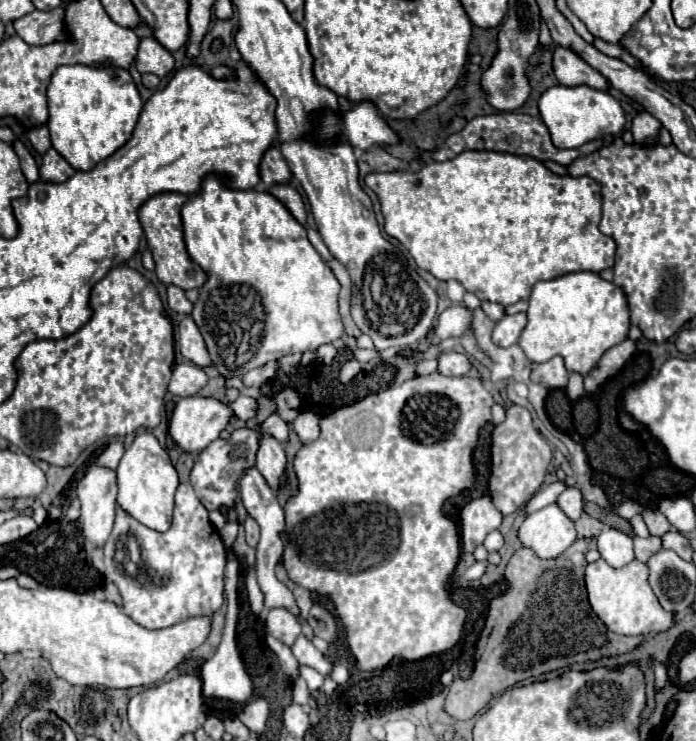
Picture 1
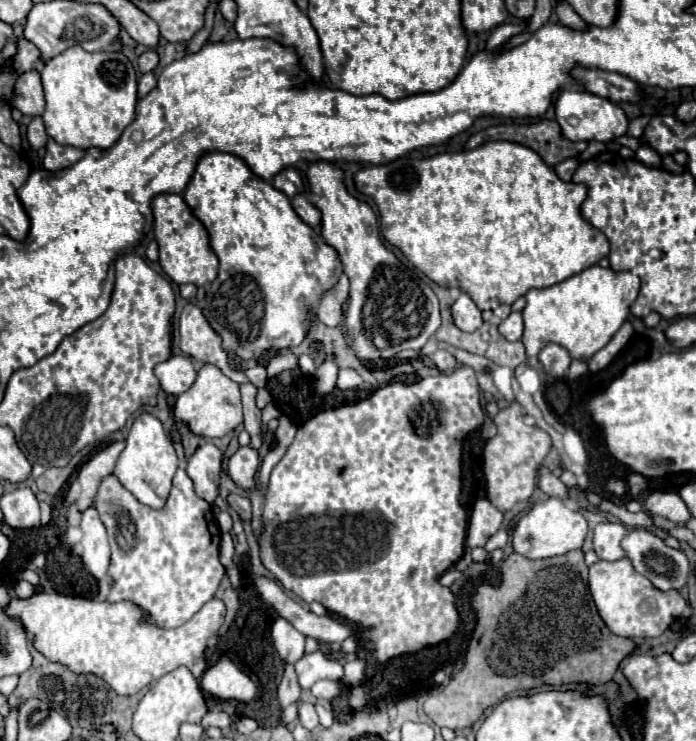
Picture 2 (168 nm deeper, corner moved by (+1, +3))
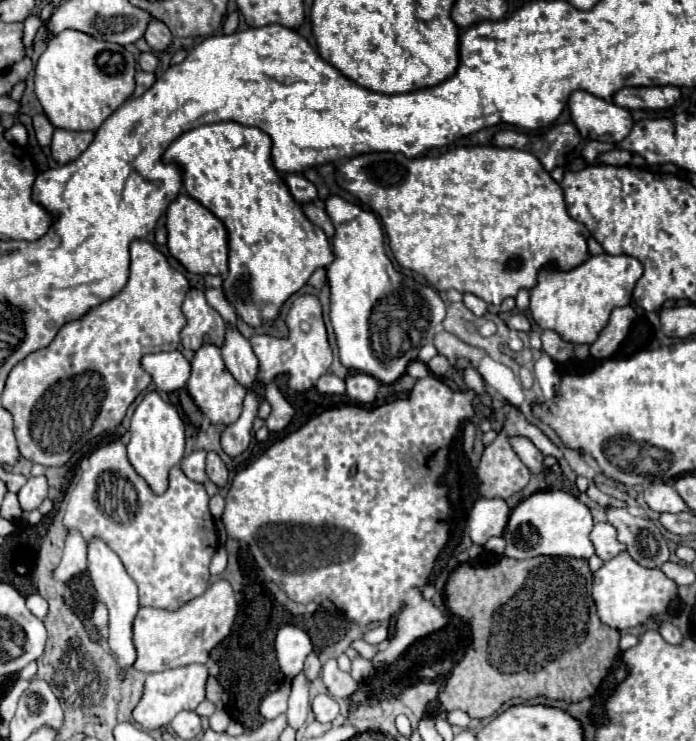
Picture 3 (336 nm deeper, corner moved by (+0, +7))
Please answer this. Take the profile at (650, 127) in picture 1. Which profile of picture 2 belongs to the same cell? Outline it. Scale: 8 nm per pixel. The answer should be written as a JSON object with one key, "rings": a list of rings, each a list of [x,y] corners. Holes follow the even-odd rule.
{"rings":[[[640,145],[638,153],[636,153],[636,159],[640,163],[644,163],[646,167],[656,167],[656,169],[662,167],[662,157],[656,155],[656,151],[652,151],[650,147],[644,147],[644,145]]]}

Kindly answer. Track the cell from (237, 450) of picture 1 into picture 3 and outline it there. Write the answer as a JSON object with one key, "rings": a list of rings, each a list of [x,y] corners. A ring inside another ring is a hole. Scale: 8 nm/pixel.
{"rings":[[[199,449],[199,451],[193,451],[191,455],[183,457],[183,461],[181,461],[183,473],[185,473],[191,481],[195,481],[195,483],[205,483],[205,481],[207,481],[205,455],[207,455],[207,451]]]}

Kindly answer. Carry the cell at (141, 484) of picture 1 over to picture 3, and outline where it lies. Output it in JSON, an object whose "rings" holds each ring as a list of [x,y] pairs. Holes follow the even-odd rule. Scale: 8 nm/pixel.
{"rings":[[[155,391],[147,393],[143,397],[143,401],[137,405],[137,409],[135,409],[133,417],[131,417],[131,441],[127,445],[129,463],[145,479],[145,483],[149,485],[149,489],[155,495],[163,495],[167,491],[167,487],[169,487],[169,471],[171,471],[173,465],[181,463],[183,453],[185,453],[185,425],[183,425],[183,419],[181,419],[179,411],[171,403],[165,403]]]}

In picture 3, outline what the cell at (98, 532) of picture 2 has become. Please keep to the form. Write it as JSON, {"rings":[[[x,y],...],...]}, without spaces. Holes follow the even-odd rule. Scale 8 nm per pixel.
{"rings":[[[89,539],[87,541],[87,571],[93,581],[93,587],[97,591],[97,599],[103,601],[109,609],[109,647],[115,655],[121,669],[129,669],[135,661],[135,647],[133,647],[133,633],[131,623],[139,609],[139,597],[137,597],[137,585],[127,575],[121,559],[109,549],[109,545],[103,539]]]}

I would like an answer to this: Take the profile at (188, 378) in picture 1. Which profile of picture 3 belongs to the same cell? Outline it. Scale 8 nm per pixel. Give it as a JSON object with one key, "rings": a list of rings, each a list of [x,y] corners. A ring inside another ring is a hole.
{"rings":[[[181,351],[145,355],[141,359],[141,365],[153,377],[153,383],[161,391],[183,389],[191,375],[191,363]]]}

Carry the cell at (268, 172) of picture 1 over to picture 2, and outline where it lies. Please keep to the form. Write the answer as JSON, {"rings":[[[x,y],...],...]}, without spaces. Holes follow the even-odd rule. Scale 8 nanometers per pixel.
{"rings":[[[292,167],[280,171],[280,175],[276,175],[276,177],[272,179],[272,185],[274,185],[278,191],[286,193],[290,199],[292,199],[296,193],[302,193],[302,191],[304,191],[302,177],[300,177],[300,173],[298,173],[296,169],[292,169]]]}

